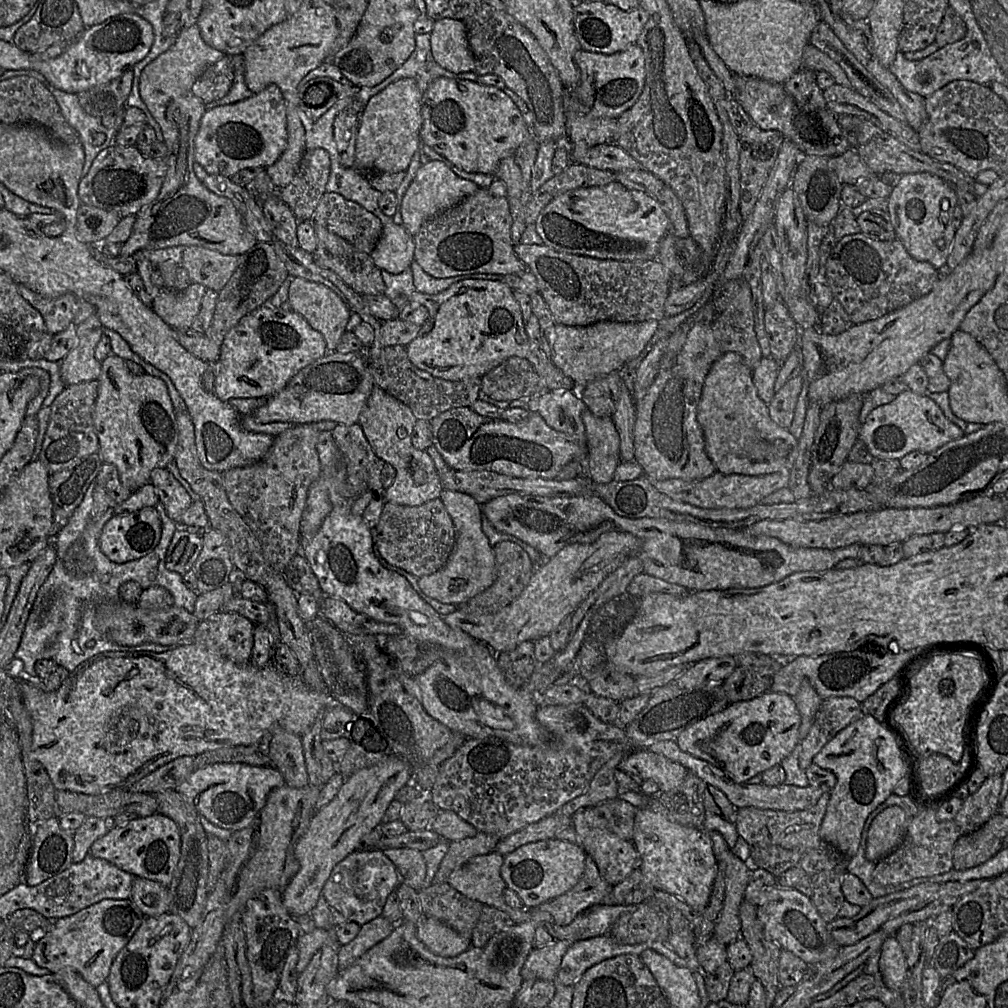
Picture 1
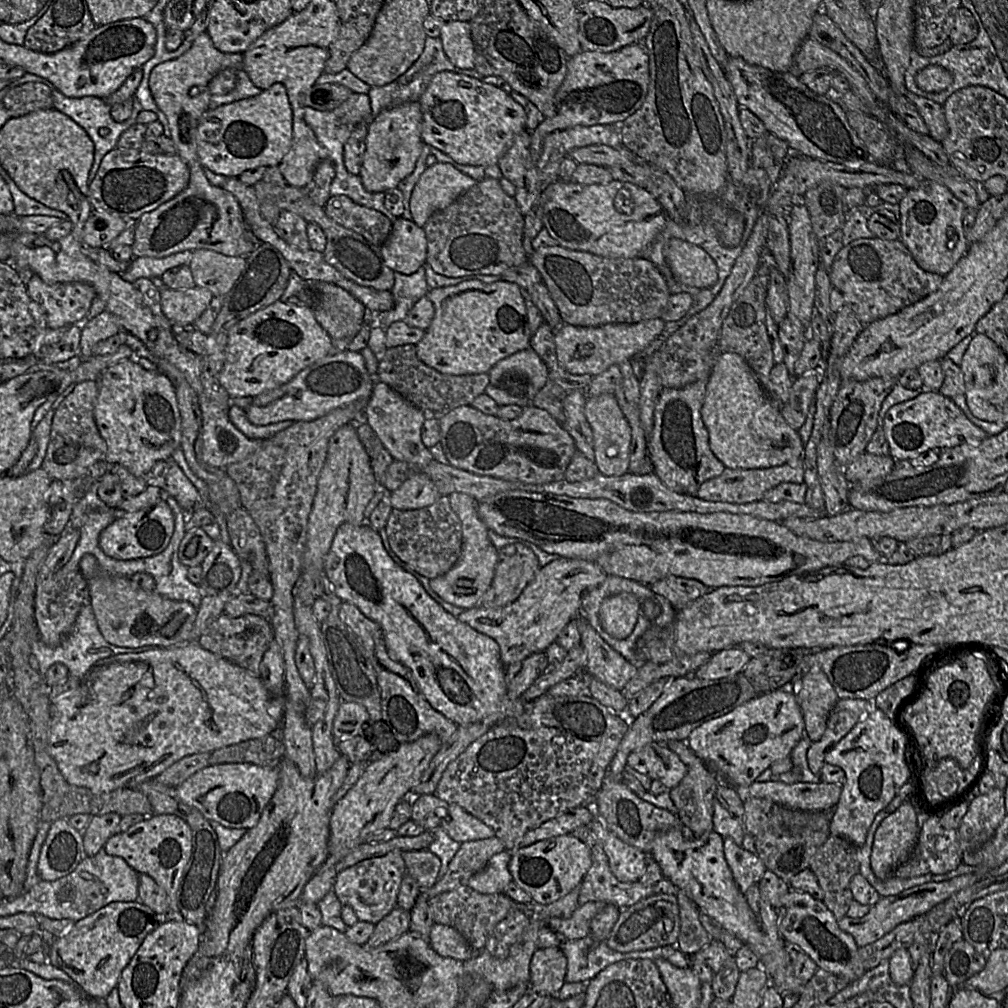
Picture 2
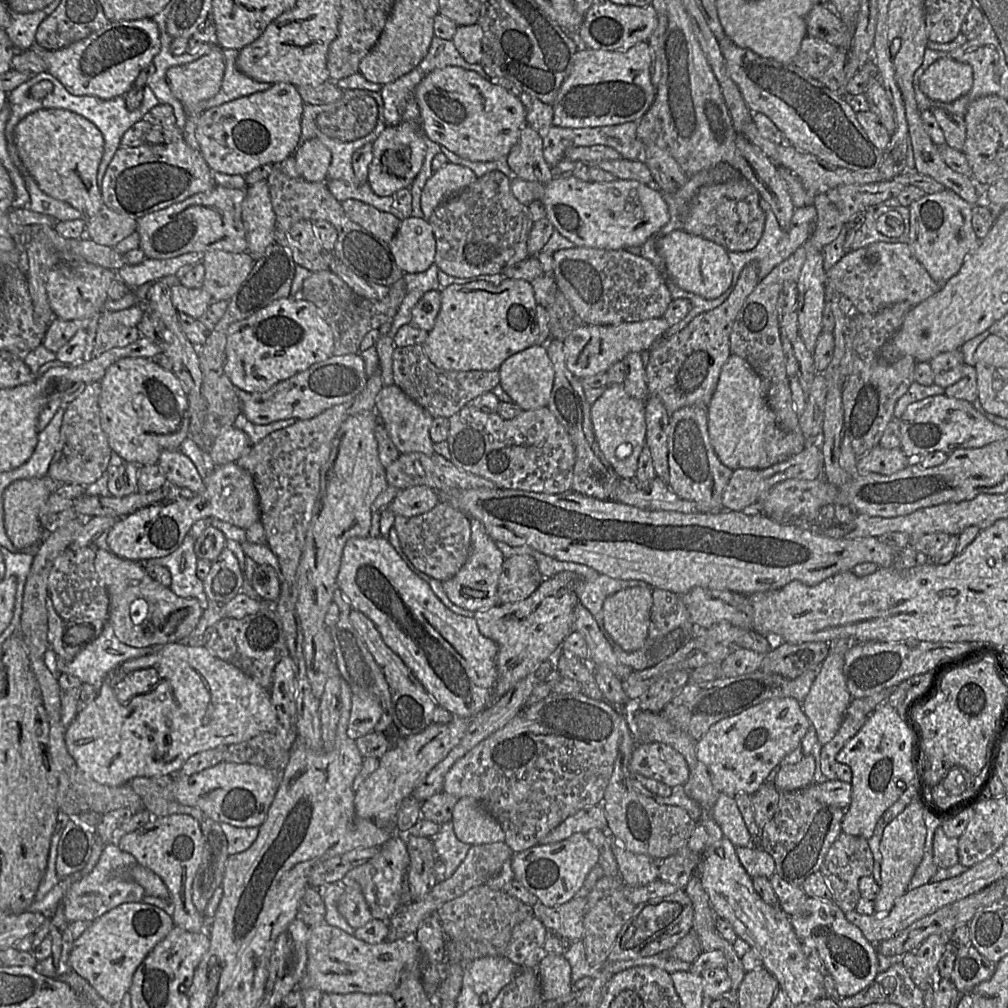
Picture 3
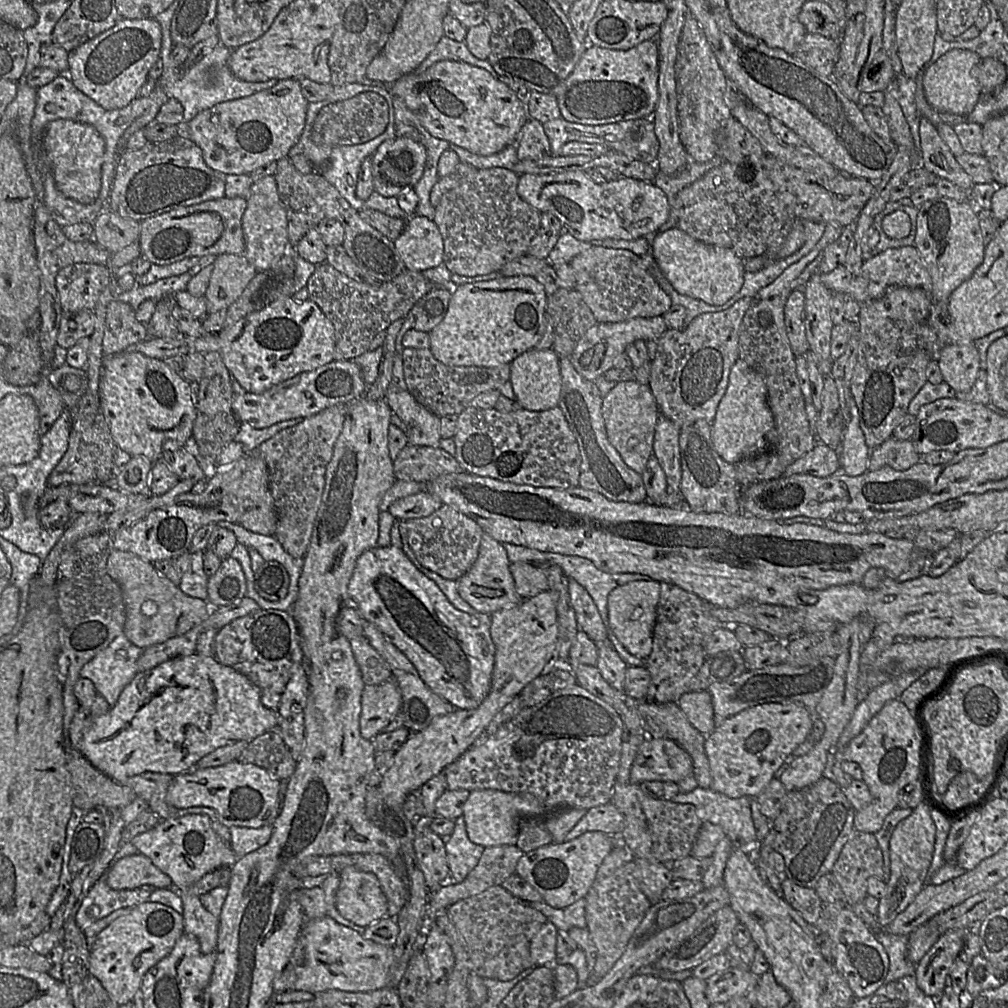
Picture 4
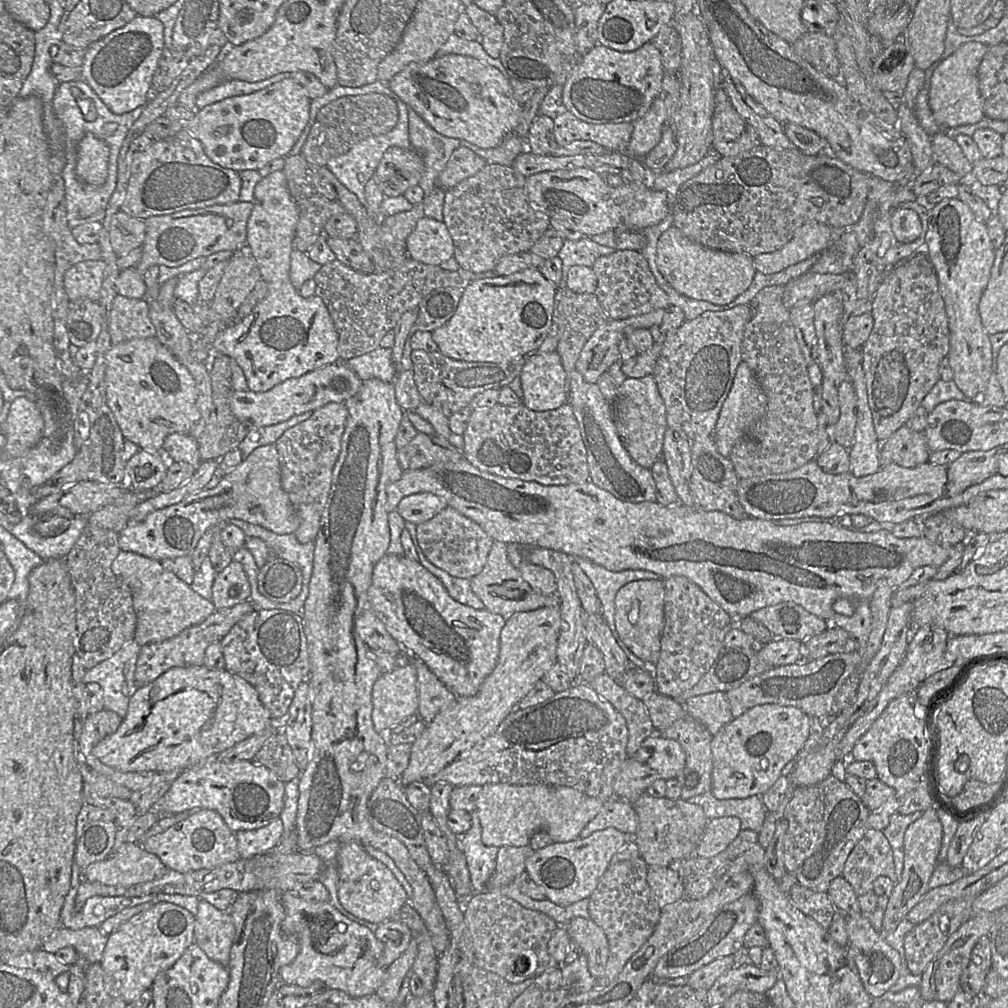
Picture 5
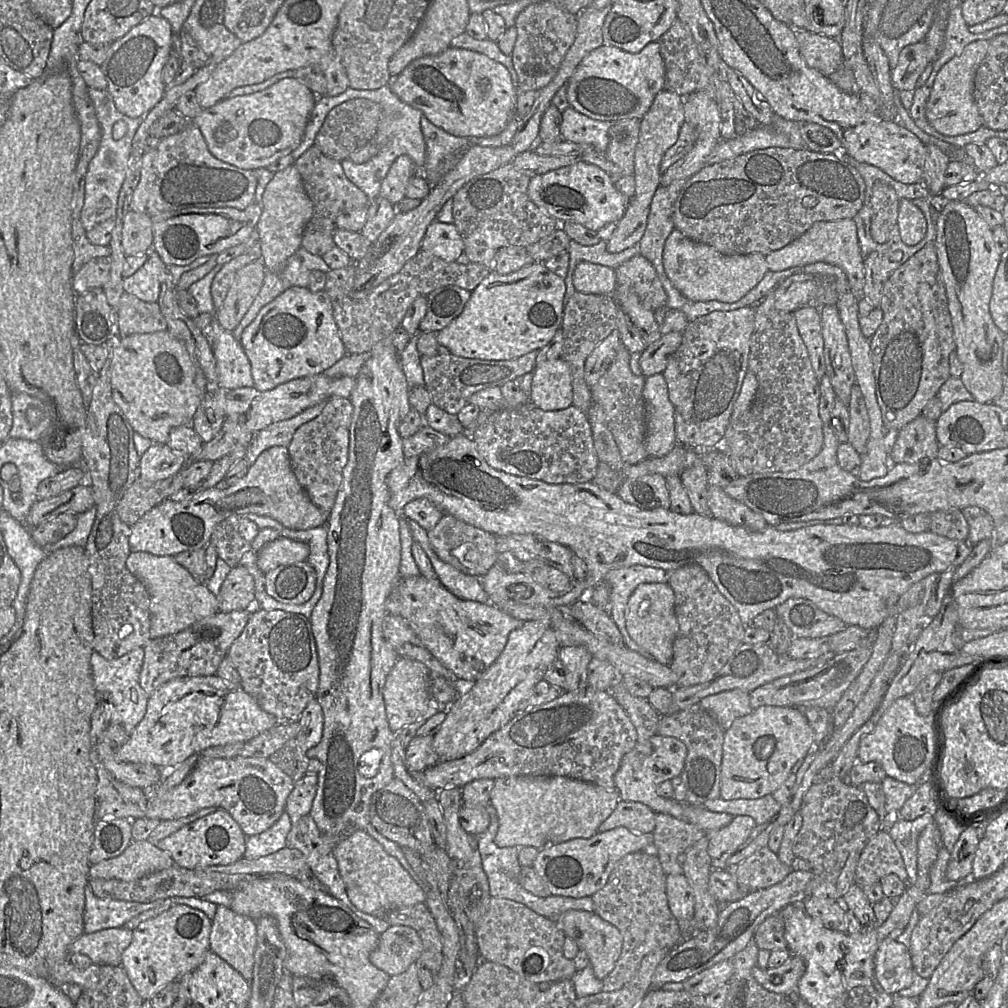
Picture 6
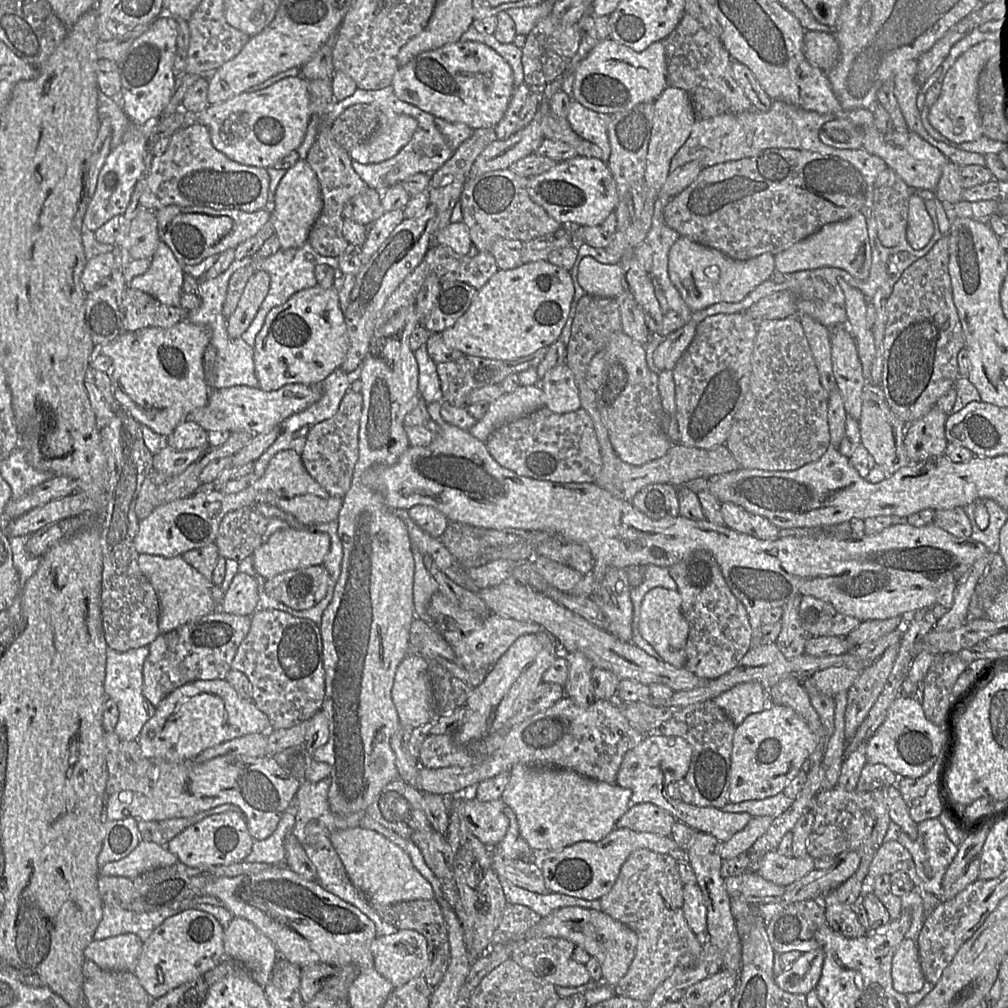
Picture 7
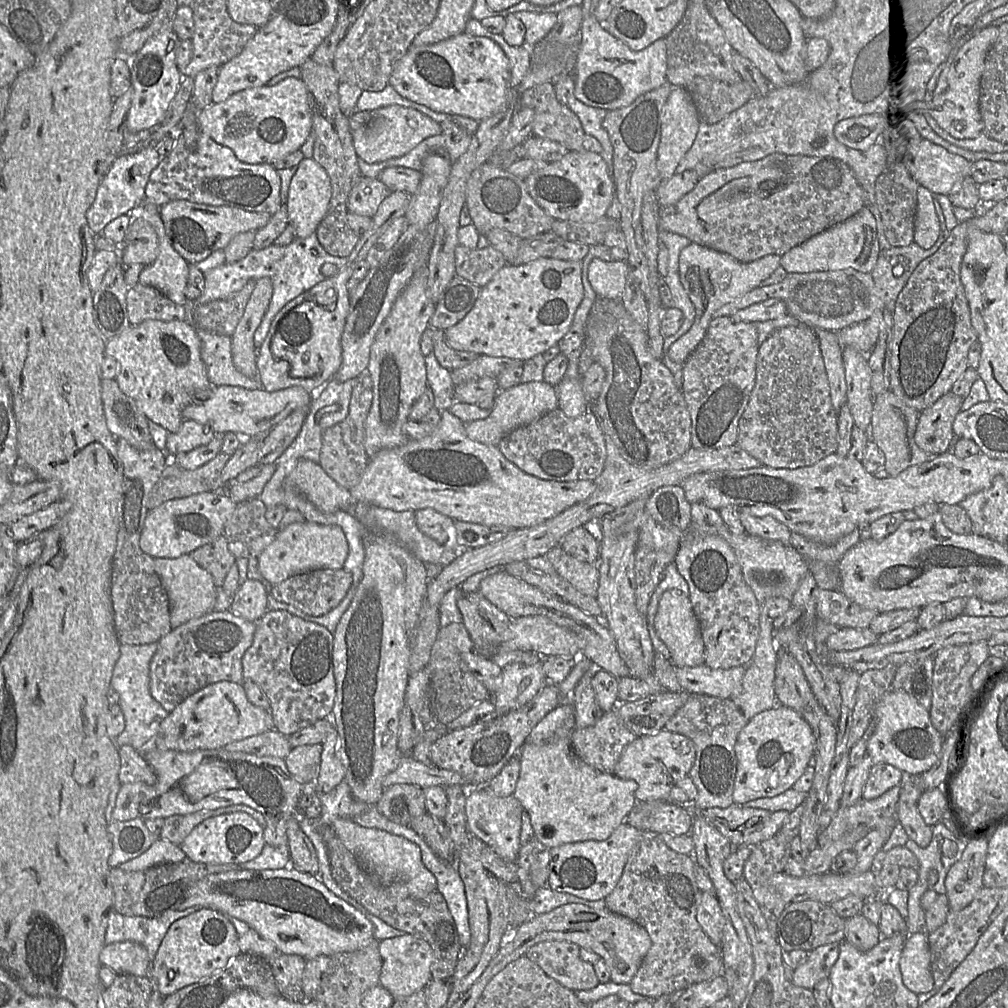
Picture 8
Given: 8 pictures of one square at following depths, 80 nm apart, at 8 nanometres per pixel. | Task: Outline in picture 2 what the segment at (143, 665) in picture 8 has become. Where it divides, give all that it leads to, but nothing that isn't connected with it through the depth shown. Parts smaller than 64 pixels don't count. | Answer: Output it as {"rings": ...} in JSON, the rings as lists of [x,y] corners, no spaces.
{"rings":[[[85,604],[77,618],[71,632],[65,637],[60,645],[56,647],[45,647],[42,648],[41,657],[37,662],[38,671],[44,675],[47,669],[55,664],[61,663],[69,670],[69,673],[79,679],[86,676],[89,671],[101,660],[108,658],[115,654],[126,654],[126,653],[140,653],[148,650],[154,650],[160,648],[160,646],[149,645],[138,648],[119,647],[108,643],[99,631],[92,607],[89,604]]]}

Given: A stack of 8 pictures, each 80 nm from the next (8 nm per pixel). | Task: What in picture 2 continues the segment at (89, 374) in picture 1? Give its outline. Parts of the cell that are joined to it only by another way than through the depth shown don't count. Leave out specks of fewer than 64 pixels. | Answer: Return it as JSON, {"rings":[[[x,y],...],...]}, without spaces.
{"rings":[[[102,311],[91,319],[85,319],[81,329],[79,358],[92,357],[93,347],[101,340],[117,334],[122,328],[119,320],[107,311]]]}

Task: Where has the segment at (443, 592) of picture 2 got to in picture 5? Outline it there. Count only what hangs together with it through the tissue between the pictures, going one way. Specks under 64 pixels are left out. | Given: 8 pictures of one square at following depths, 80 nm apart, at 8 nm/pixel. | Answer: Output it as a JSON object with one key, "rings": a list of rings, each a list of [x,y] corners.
{"rings":[[[494,540],[484,568],[470,579],[471,588],[476,596],[483,602],[488,611],[509,616],[516,612],[536,610],[545,606],[558,604],[557,595],[542,595],[535,592],[522,578],[521,573],[508,559],[507,544]]]}

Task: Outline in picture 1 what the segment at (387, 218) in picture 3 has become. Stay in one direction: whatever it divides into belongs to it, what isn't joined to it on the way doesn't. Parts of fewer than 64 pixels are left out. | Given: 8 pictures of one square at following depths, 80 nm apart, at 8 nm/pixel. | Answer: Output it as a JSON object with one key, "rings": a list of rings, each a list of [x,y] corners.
{"rings":[[[326,192],[322,196],[310,222],[322,225],[366,253],[376,247],[384,228],[373,213],[335,192]]]}

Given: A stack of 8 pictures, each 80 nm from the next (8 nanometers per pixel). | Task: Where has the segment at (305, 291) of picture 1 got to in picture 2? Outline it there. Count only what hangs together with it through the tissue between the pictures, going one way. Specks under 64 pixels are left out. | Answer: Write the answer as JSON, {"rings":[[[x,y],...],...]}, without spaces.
{"rings":[[[308,282],[308,287],[316,294],[316,304],[312,306],[315,319],[330,336],[332,348],[336,340],[350,340],[365,322],[365,306],[332,283]]]}

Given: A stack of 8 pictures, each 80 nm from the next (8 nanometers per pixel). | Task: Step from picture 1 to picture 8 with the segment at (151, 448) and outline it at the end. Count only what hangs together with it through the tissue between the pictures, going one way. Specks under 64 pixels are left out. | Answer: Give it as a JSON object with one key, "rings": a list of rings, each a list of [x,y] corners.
{"rings":[[[147,320],[131,326],[106,341],[105,355],[115,359],[115,381],[120,389],[145,414],[169,433],[178,431],[182,410],[211,397],[211,384],[201,359],[201,341],[195,329],[185,321]]]}

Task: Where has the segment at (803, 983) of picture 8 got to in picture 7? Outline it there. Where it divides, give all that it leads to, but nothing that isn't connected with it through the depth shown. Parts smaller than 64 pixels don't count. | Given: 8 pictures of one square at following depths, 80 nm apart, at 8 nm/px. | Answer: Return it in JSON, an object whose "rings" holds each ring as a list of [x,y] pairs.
{"rings":[[[820,947],[803,952],[791,968],[775,975],[776,984],[786,992],[807,995],[821,977],[824,957]]]}

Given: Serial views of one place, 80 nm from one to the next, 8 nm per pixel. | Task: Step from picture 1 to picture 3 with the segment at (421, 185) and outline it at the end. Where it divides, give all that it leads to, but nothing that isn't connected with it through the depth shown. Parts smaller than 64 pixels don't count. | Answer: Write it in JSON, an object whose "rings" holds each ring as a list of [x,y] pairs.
{"rings":[[[447,163],[435,171],[421,194],[424,216],[430,218],[440,204],[475,182],[477,178],[470,168],[452,163]]]}

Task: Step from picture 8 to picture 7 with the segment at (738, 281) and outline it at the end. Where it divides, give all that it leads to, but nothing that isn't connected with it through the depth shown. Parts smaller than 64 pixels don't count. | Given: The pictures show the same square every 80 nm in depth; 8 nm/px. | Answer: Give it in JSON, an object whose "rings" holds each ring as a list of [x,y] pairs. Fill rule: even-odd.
{"rings":[[[684,236],[677,239],[668,253],[670,280],[692,311],[720,302],[739,302],[758,285],[770,279],[774,271],[775,258],[772,254],[764,253],[748,260],[736,260]],[[689,321],[683,327],[663,338],[652,354],[652,369],[657,372],[672,371],[691,343],[696,326],[695,321]]]}

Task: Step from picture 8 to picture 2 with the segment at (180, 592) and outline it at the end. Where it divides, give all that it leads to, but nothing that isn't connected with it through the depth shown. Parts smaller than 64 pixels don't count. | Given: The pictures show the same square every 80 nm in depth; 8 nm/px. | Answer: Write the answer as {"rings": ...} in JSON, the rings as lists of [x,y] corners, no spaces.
{"rings":[[[91,554],[81,559],[80,572],[88,581],[89,603],[99,631],[108,643],[128,648],[149,645],[170,647],[191,640],[197,608],[189,602],[171,600],[155,591],[143,590],[130,577],[105,573]]]}

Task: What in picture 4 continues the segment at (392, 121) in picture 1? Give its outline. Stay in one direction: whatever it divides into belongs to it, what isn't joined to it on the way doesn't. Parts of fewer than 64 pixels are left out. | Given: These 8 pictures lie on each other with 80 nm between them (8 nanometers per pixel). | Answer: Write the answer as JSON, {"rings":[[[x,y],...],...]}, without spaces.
{"rings":[[[404,136],[385,140],[372,156],[374,191],[397,197],[420,180],[427,152],[424,145]]]}

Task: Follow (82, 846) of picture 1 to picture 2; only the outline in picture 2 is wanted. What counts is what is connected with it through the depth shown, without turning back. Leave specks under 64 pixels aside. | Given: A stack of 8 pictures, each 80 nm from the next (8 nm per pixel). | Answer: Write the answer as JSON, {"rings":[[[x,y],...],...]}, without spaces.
{"rings":[[[112,812],[91,818],[82,832],[86,857],[91,857],[102,850],[107,840],[118,832],[121,818],[122,816]]]}

